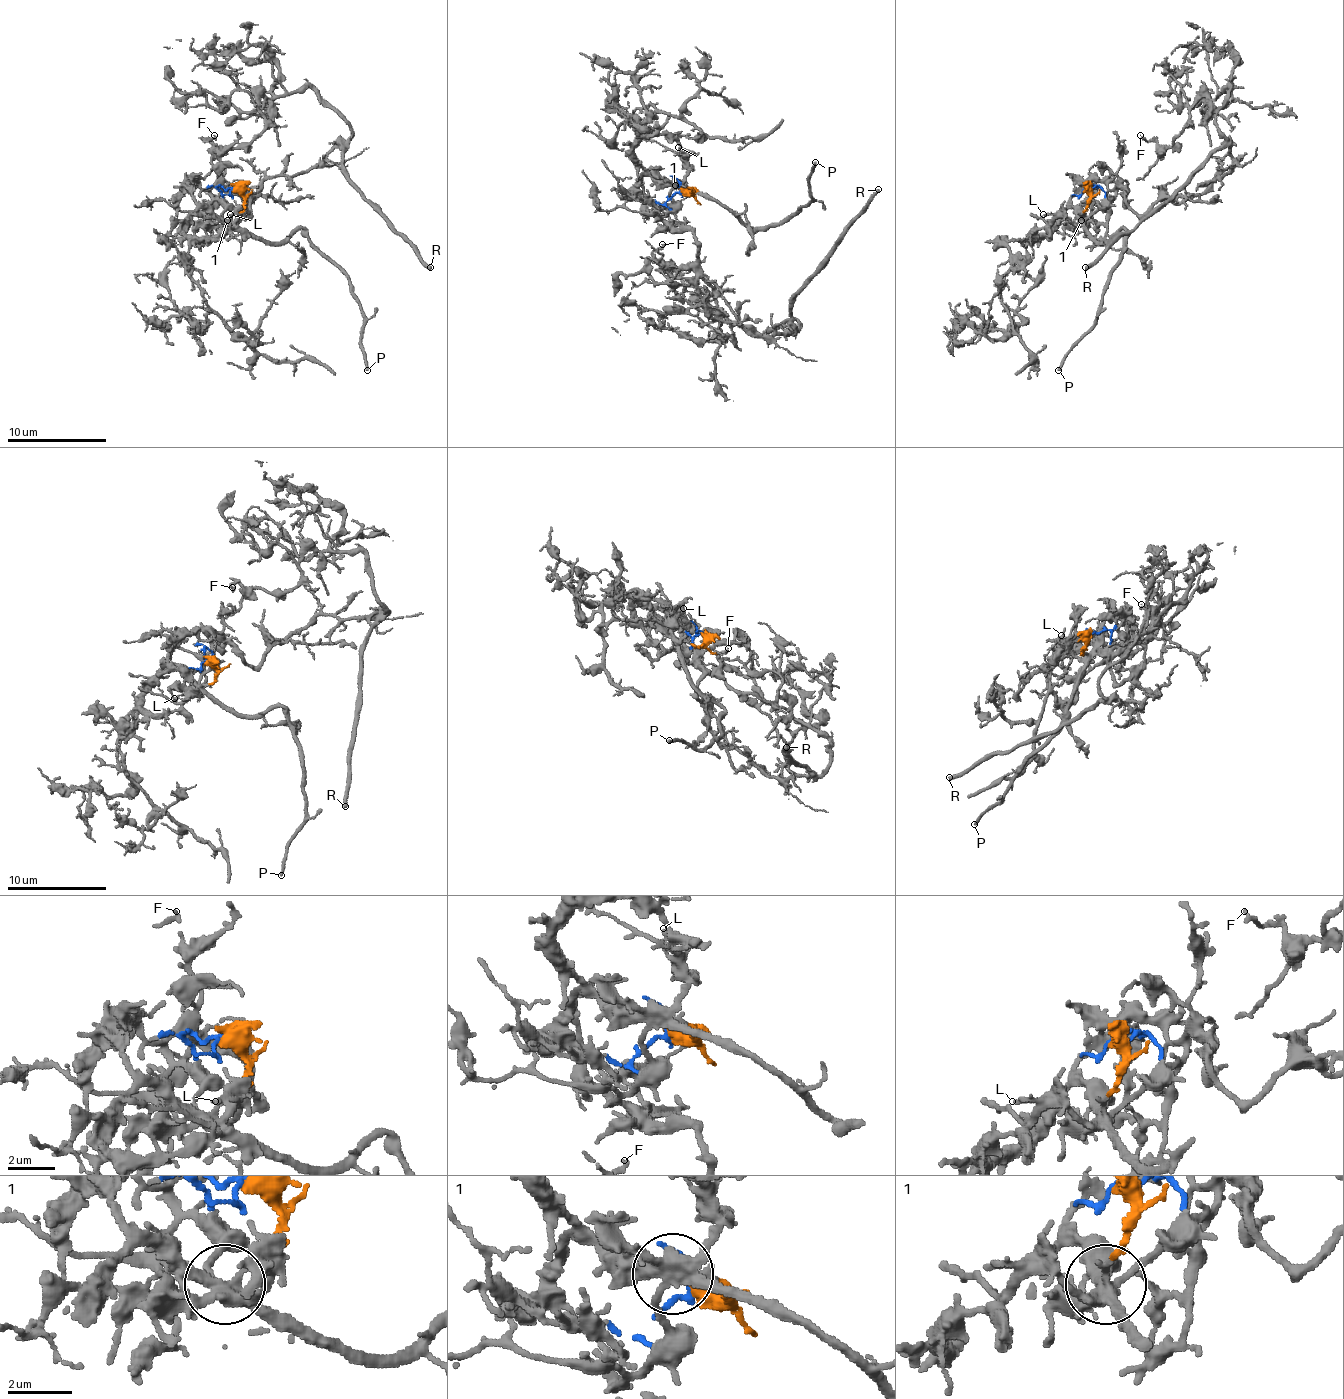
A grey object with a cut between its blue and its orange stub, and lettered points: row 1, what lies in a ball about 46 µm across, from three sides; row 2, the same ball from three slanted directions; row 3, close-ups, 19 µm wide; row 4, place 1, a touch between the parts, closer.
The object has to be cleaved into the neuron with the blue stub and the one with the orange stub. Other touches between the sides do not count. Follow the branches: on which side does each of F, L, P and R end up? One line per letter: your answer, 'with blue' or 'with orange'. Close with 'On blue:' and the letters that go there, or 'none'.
F: with blue
L: with blue
P: with orange
R: with blue
On blue: F, L, R

